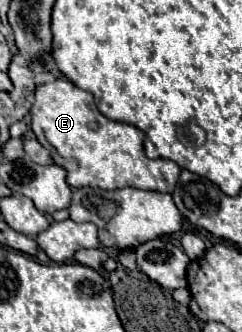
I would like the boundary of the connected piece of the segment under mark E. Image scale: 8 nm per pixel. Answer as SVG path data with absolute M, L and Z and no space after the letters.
M67 79L39 85L31 107L31 129L37 141L51 151L57 165L67 171L71 187L121 189L137 187L157 193L173 193L179 179L179 165L169 159L147 159L143 151L143 131L135 125L111 121L99 113L93 95L75 87Z

